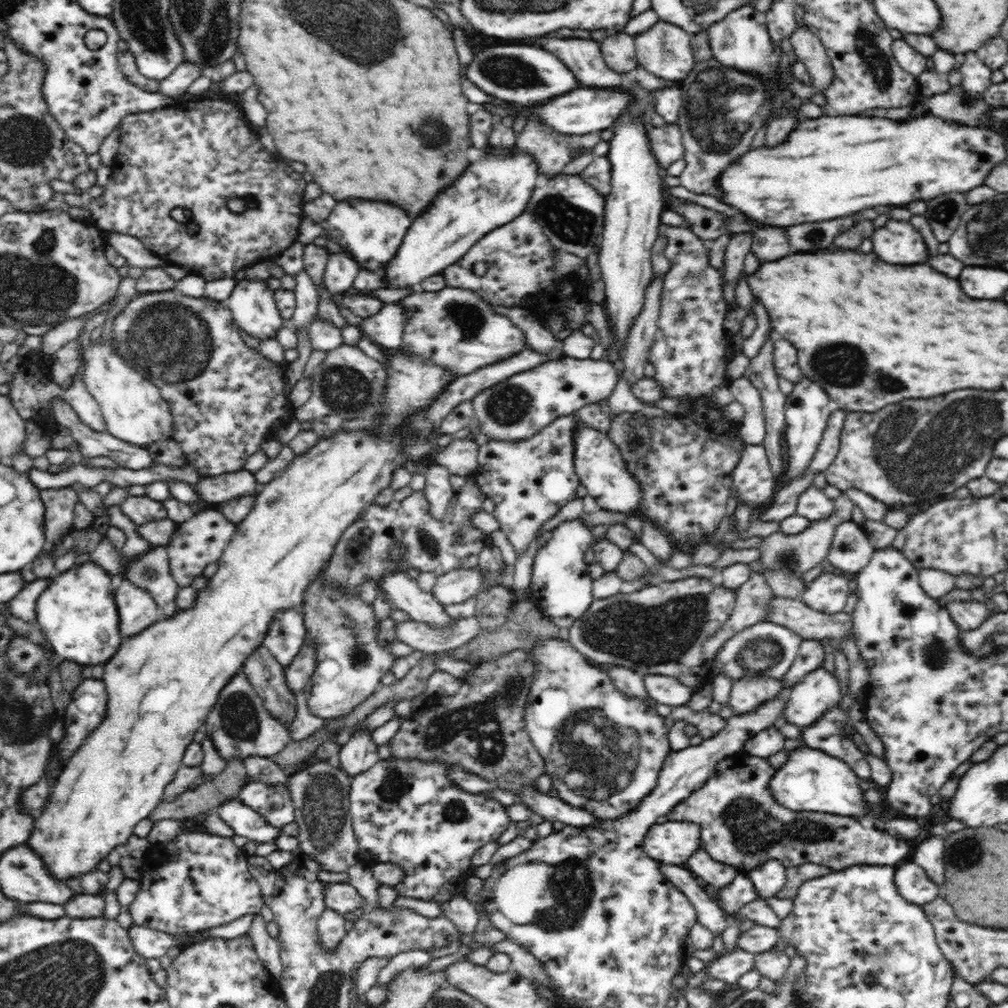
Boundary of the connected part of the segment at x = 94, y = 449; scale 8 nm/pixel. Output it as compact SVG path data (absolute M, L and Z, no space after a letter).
M52 398L50 405L52 405L56 422L61 427L70 429L74 440L79 442L79 450L85 458L106 456L116 462L118 467L130 470L144 470L144 468L150 468L155 462L148 449L124 442L111 434L101 433L86 426L71 409L71 406L63 400Z

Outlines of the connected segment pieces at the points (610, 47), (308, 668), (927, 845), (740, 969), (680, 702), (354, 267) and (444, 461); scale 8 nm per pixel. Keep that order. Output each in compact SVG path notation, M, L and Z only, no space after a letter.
M622 32L610 33L599 46L608 67L618 74L628 73L638 67L633 36Z
M304 644L298 652L298 656L284 668L286 685L294 694L302 692L302 688L311 681L312 672L316 670L316 647Z
M928 834L924 840L916 843L916 851L912 861L921 866L930 880L942 887L944 884L944 864L943 852L945 849L945 839L942 835L931 837Z
M738 948L714 960L706 962L707 979L722 980L726 984L737 984L743 974L755 968L754 955Z
M650 673L643 676L647 697L655 703L667 704L672 708L684 706L695 692L674 677Z
M327 253L322 264L326 267L323 286L330 296L343 295L348 289L353 288L356 274L361 269L352 257L339 253Z
M465 432L439 451L434 451L433 462L447 468L450 474L465 477L475 471L478 451L479 446Z

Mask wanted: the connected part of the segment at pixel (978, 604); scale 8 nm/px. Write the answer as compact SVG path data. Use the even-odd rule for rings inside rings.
M982 590L975 592L975 595L971 601L958 599L944 606L960 631L976 630L989 616L988 606L981 599Z

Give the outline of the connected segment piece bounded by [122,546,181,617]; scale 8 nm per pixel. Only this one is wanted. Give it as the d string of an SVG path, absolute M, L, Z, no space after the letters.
M165 546L138 557L132 562L125 562L122 576L150 593L158 603L161 617L174 616L181 609L174 600L180 586L171 574L169 557Z

